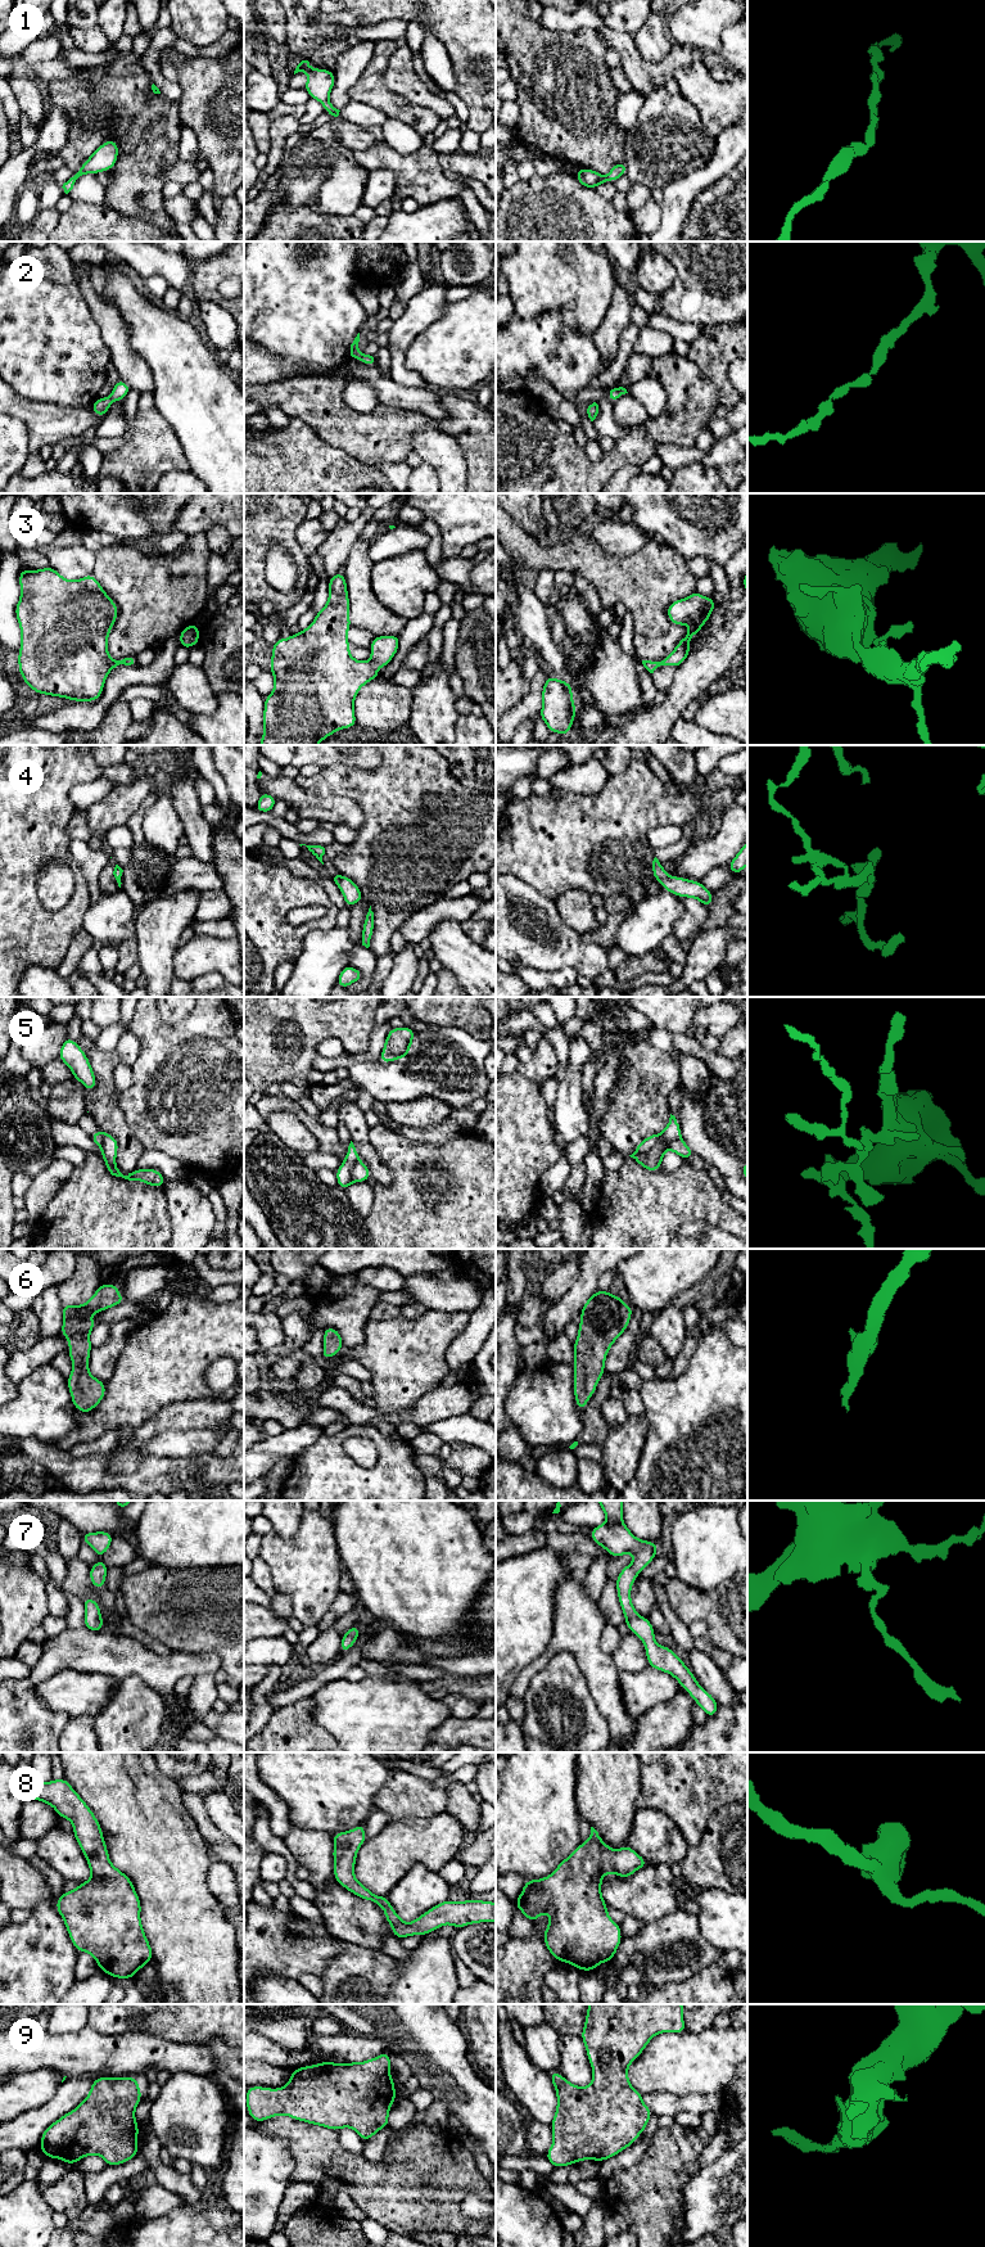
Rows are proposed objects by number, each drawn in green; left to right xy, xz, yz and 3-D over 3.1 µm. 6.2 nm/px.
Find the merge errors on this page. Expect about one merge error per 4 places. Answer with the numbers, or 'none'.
5

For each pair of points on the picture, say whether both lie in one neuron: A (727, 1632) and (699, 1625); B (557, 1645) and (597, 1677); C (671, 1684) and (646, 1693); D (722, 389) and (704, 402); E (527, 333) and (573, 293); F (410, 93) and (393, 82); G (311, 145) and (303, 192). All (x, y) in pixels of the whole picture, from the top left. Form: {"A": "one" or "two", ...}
{"A": "two", "B": "one", "C": "one", "D": "two", "E": "two", "F": "one", "G": "one"}

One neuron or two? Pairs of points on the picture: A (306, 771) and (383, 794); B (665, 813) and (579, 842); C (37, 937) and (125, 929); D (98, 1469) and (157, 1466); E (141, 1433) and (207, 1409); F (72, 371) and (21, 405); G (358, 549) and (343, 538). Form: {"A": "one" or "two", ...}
{"A": "two", "B": "one", "C": "two", "D": "one", "E": "one", "F": "two", "G": "two"}

